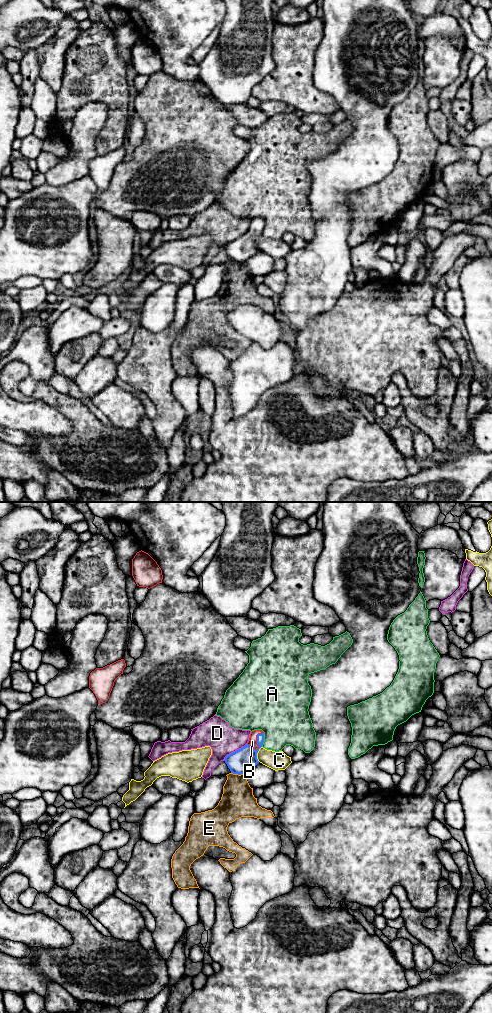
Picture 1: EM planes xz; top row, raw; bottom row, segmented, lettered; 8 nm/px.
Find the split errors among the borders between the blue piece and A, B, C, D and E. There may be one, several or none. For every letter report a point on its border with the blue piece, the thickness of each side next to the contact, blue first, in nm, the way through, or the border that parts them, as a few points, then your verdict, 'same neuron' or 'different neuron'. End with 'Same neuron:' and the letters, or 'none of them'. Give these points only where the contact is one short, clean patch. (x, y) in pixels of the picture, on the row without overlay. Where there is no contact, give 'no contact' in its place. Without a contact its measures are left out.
A: meets blue in xz at (263, 228); 190 nm thick on the blue side, 400 nm on the other; different neuron
B: meets blue in xz at (257, 232); 190 nm thick on the blue side, 70 nm on the other; runs through xz (241, 249), (257, 232), (252, 229); same neuron
C: meets blue in xz at (256, 242); 190 nm thick on the blue side, 140 nm on the other; different neuron
D: meets blue in xz at (235, 239); 190 nm thick on the blue side, 240 nm on the other; different neuron
E: meets blue in xz at (238, 262); 190 nm thick on the blue side, 260 nm on the other; border along xz (231, 260), (244, 262); different neuron
Same neuron: B

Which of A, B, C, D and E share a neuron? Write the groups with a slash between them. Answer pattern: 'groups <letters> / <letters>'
groups A / B / C / D / E

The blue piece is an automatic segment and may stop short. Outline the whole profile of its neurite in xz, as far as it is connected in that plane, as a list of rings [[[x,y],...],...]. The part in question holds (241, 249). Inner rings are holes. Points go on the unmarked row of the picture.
[[[254,218],[250,222],[248,231],[241,237],[227,243],[224,247],[231,261],[246,262],[258,251],[257,241],[264,230],[264,220]]]

